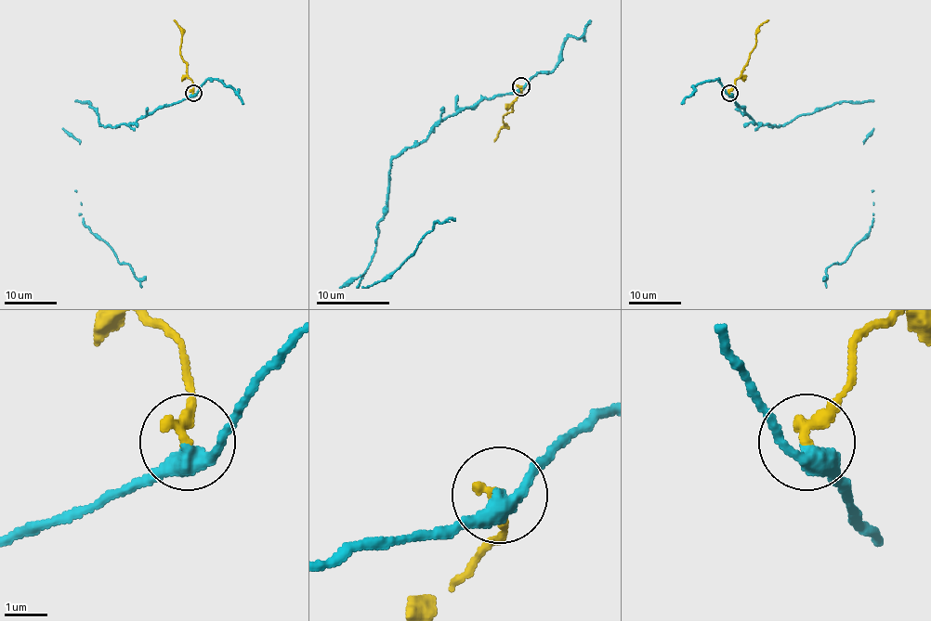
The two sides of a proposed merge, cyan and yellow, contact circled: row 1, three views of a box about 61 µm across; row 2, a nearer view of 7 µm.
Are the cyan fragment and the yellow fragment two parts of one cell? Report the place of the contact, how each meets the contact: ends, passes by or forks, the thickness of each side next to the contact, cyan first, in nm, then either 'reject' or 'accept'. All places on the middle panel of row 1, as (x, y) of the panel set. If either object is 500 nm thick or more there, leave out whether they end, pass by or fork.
(520, 86) | cyan passes by | yellow ends | 360/320 nm | reject

